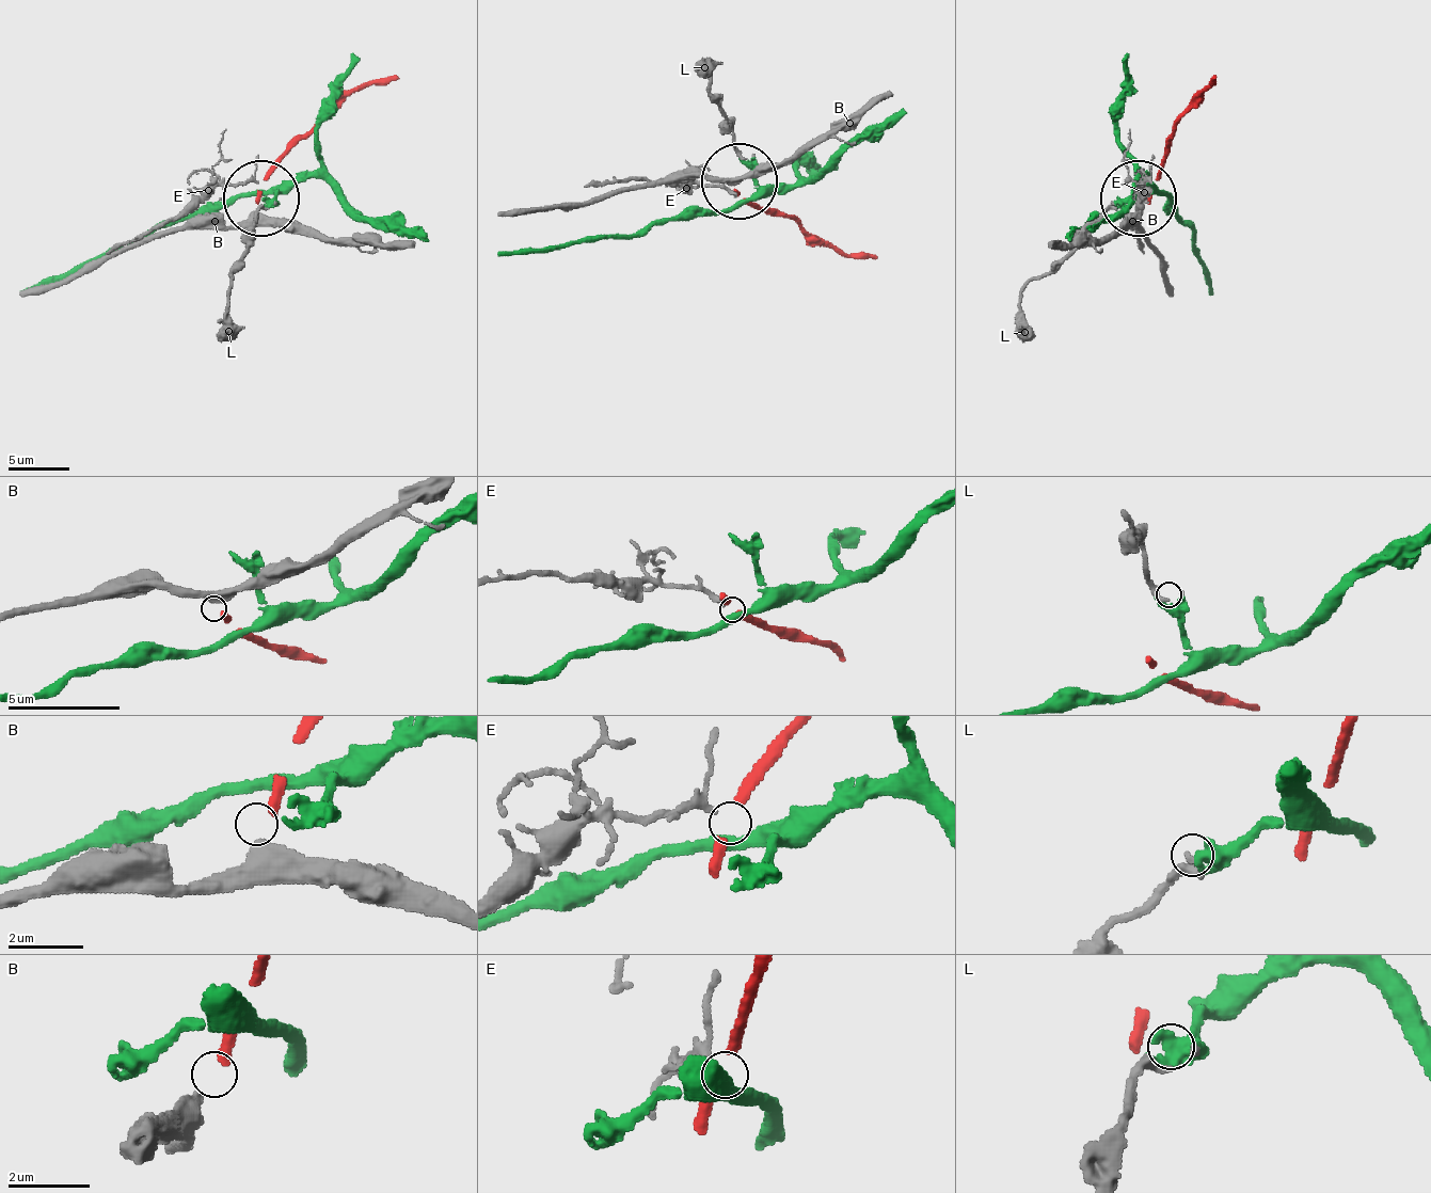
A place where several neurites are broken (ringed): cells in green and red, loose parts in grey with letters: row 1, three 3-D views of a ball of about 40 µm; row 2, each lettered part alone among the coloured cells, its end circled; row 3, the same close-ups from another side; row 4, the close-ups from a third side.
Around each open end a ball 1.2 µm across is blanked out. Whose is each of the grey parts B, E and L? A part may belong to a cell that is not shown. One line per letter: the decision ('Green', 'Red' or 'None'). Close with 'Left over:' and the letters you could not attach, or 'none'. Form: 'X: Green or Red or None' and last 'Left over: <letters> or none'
B: Red
E: None
L: Green
Left over: E

